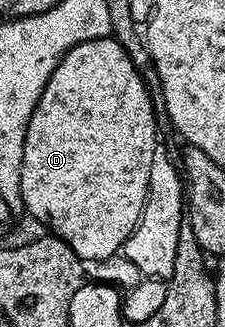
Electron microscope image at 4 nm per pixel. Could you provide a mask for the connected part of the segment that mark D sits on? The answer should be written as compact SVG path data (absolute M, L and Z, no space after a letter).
M92 39L86 43L73 43L61 59L57 68L51 73L49 80L41 90L37 104L31 113L31 121L27 125L27 137L23 145L23 165L21 166L21 199L25 203L25 211L33 214L57 238L62 239L81 260L105 259L118 254L140 221L145 198L148 195L148 178L151 174L151 159L155 147L159 144L157 137L158 112L153 109L149 90L135 69L128 53L117 44L116 39Z

